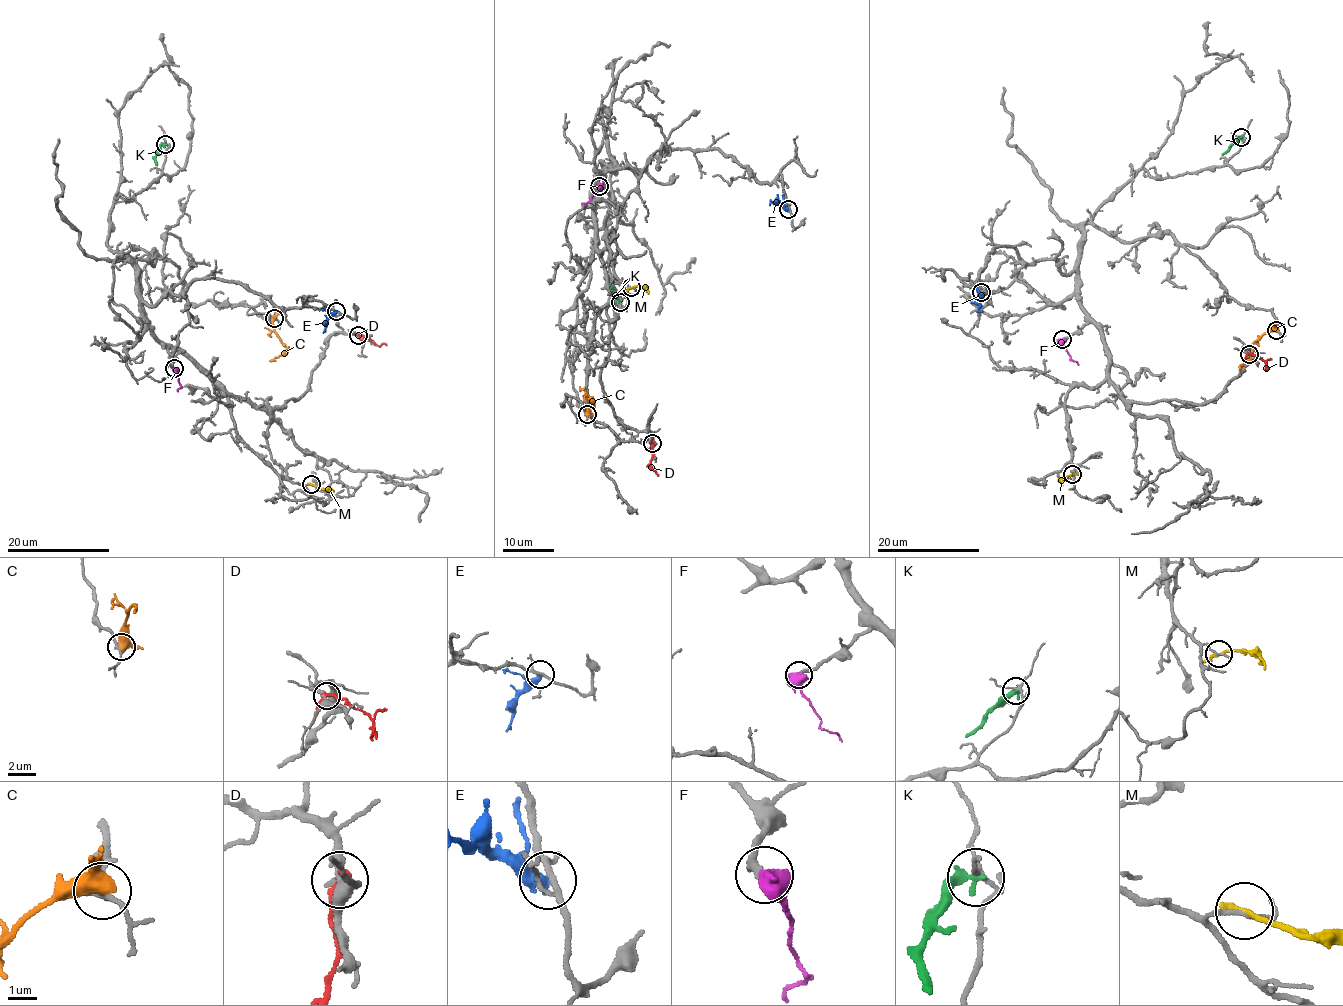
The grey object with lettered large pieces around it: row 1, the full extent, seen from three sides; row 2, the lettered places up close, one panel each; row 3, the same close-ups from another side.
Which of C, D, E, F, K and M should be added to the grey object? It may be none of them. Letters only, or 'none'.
F

